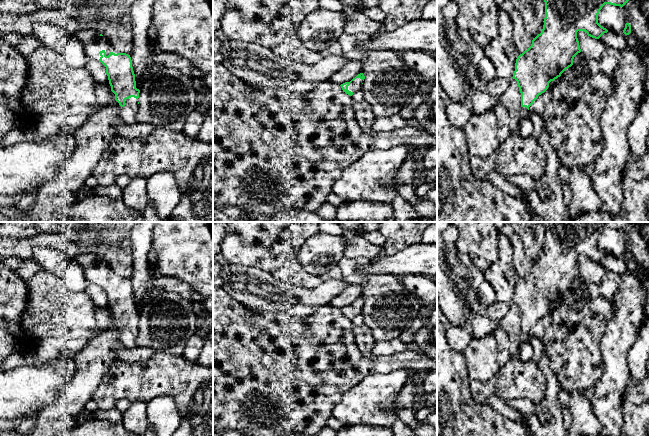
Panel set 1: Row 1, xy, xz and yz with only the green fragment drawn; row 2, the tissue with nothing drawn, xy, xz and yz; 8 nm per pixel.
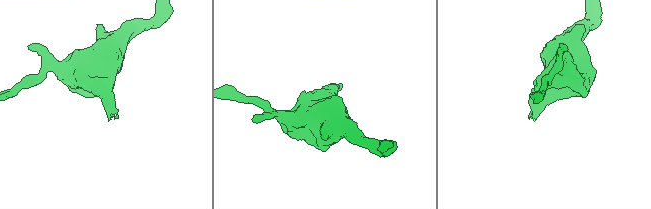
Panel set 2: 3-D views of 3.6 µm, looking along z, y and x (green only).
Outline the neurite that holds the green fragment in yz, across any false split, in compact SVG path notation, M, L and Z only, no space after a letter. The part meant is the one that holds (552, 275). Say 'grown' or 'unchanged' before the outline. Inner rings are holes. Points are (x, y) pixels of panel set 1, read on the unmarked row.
grown; M543 222L545 226L545 242L542 256L532 264L531 270L520 278L515 287L513 303L517 305L521 317L520 345L529 341L529 331L544 317L551 305L573 289L574 281L581 276L577 262L578 255L584 255L588 260L599 263L608 254L598 247L598 238L605 228L623 231L631 222Z

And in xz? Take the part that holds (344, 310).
grown; M360 297L355 302L353 302L350 306L345 306L340 310L346 318L352 320L355 315L362 312L362 307L364 303L365 303L364 298Z

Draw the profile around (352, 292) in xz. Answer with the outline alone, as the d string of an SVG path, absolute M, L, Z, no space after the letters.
M349 283L343 292L330 301L329 305L341 309L350 306L360 297L363 297L361 285Z

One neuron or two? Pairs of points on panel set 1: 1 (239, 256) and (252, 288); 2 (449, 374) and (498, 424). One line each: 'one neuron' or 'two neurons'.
1: two neurons
2: one neuron

